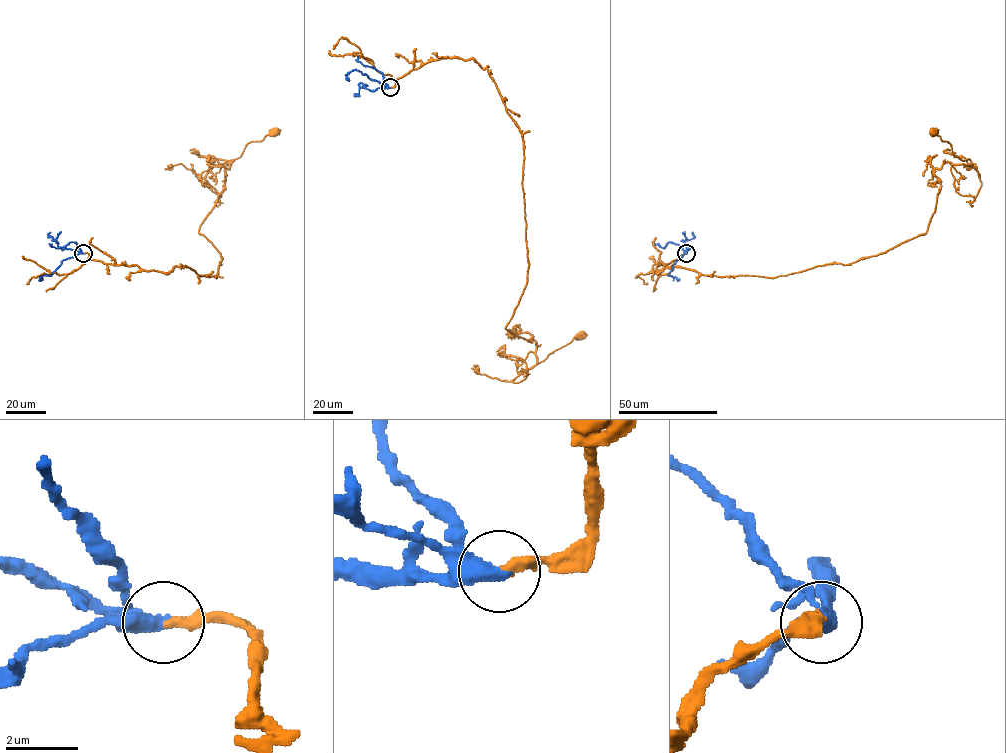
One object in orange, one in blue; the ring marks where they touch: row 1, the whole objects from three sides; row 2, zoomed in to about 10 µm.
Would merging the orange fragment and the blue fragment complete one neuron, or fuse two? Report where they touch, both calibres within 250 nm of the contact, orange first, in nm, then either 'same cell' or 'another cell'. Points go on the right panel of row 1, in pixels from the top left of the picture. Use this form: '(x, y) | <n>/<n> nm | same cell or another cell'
(686, 253) | 280/480 nm | same cell

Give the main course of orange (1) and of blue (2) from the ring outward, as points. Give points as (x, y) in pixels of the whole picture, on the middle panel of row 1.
1: (390, 88), (444, 58), (487, 69), (523, 141), (527, 279), (505, 327), (537, 363), (518, 372), (582, 335)
2: (390, 88), (357, 70), (347, 75), (349, 81)

